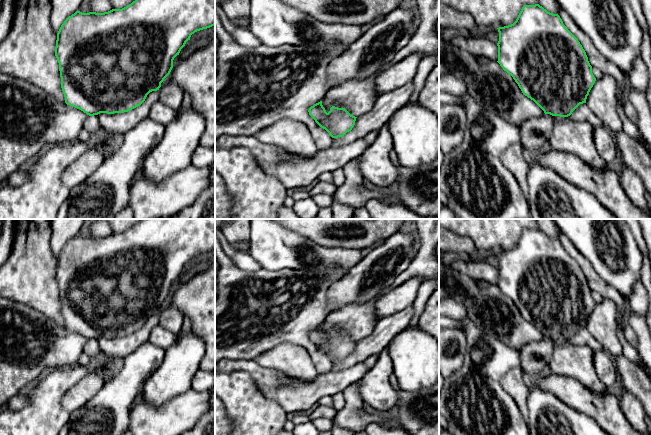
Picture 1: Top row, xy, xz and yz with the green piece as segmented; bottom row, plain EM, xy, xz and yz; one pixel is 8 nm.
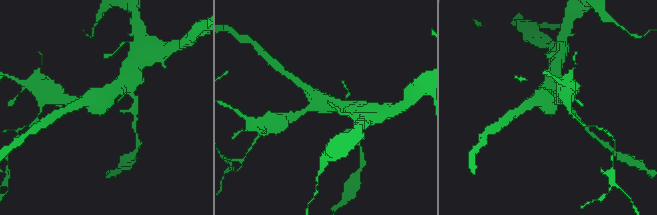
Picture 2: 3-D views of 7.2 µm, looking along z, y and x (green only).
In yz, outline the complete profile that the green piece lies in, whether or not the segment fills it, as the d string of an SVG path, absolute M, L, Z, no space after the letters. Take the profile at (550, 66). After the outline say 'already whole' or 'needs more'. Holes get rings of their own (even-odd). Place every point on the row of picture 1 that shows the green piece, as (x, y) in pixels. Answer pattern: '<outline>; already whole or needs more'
M539 4L524 5L513 24L497 29L497 62L545 114L568 117L580 104L586 103L596 78L585 50L558 14L548 12Z; already whole

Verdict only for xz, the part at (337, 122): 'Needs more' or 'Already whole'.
Already whole

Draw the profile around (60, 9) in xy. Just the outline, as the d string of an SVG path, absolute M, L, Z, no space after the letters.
M51 0L50 25L57 34L64 21L78 11L84 0Z

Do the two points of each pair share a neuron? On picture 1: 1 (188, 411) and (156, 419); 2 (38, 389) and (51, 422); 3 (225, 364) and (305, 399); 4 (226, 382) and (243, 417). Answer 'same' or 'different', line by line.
1: same
2: same
3: same
4: same

